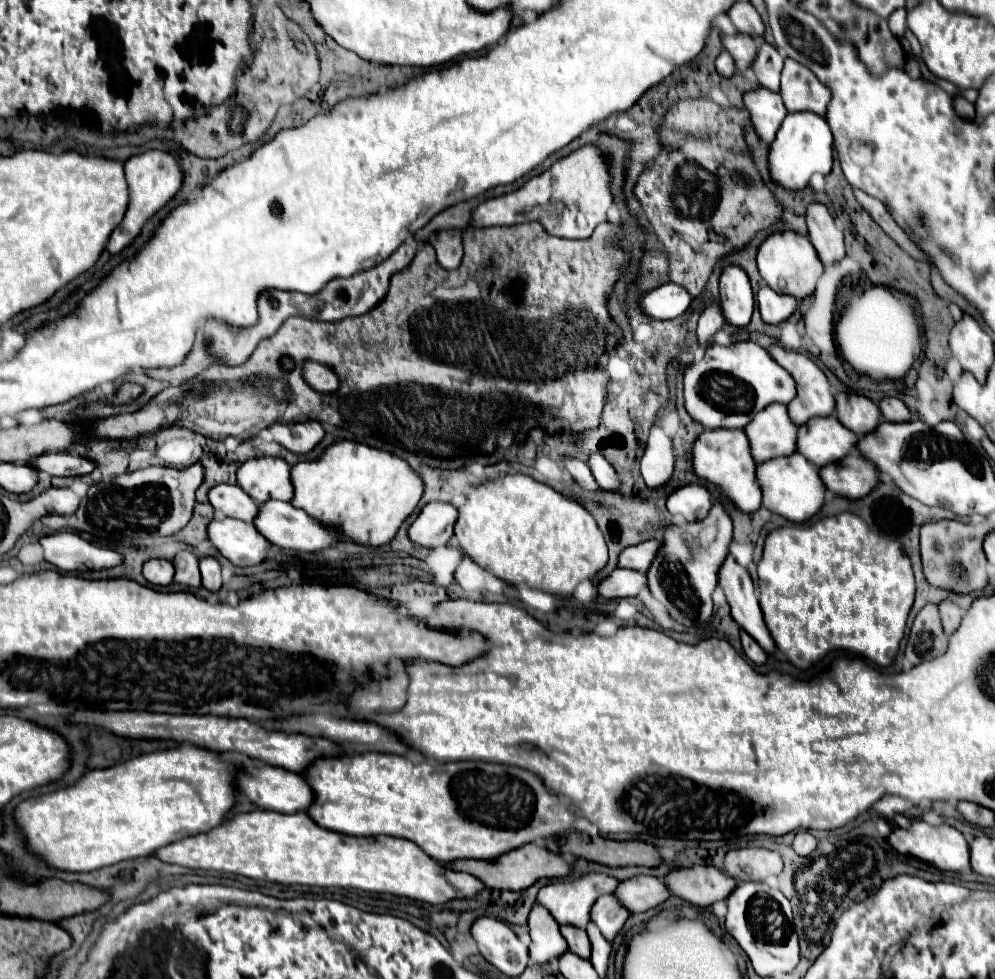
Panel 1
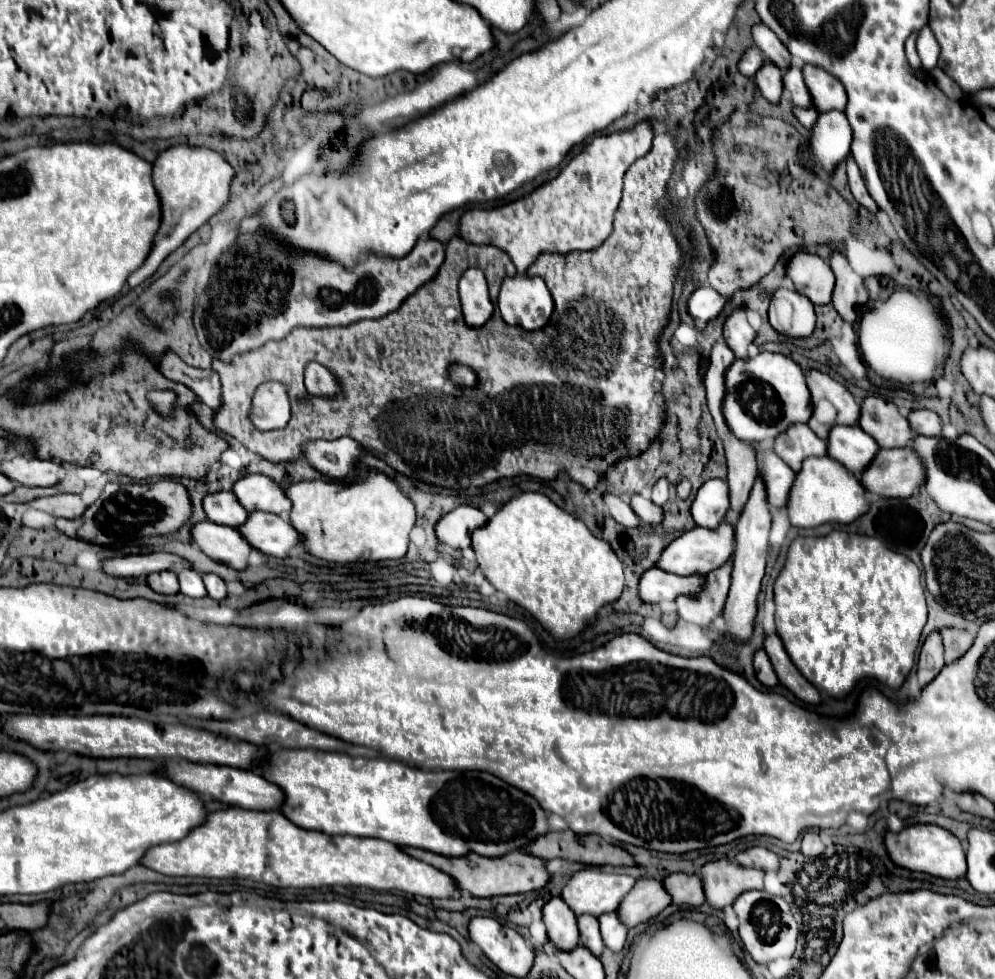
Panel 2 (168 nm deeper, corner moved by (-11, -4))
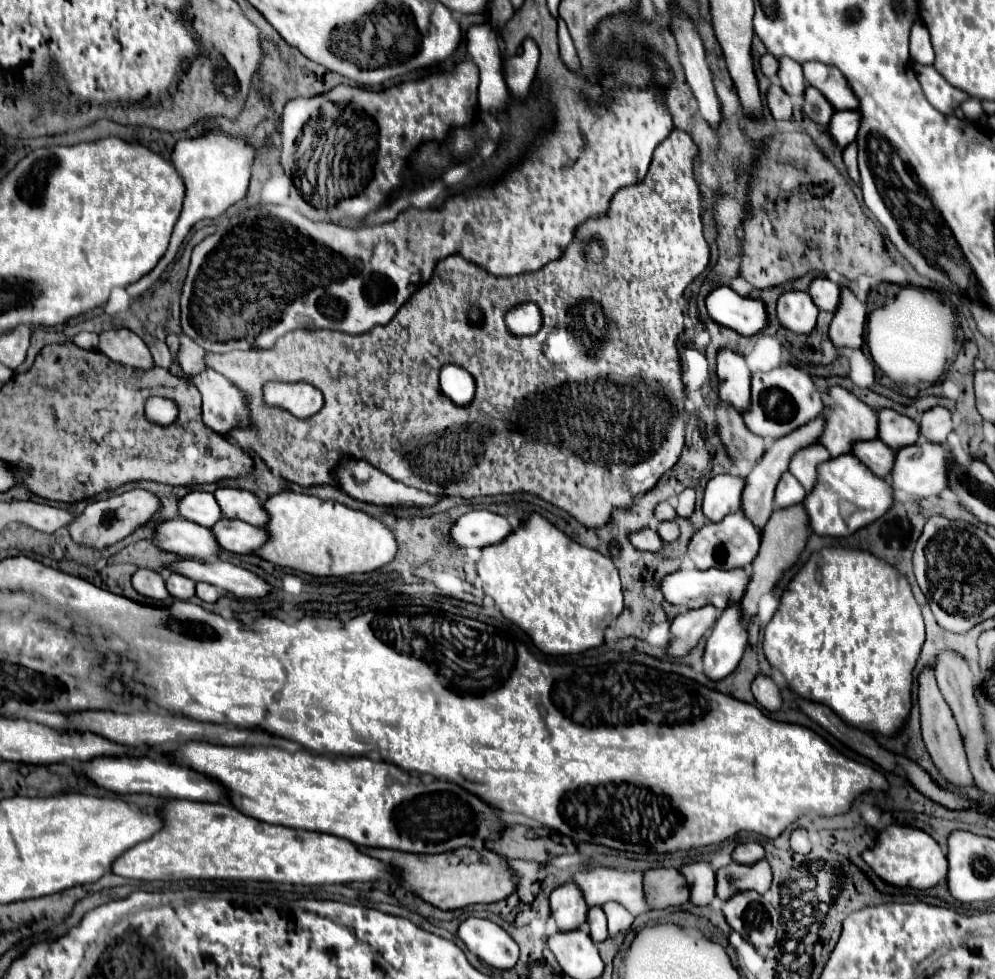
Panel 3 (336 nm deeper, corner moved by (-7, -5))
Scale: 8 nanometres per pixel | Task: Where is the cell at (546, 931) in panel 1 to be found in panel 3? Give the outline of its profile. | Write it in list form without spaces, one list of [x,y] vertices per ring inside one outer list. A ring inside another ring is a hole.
[[[574,883],[562,885],[552,891],[550,895],[550,913],[556,921],[558,931],[568,933],[576,931],[586,923],[586,911],[588,907],[584,905],[580,889],[576,889]]]

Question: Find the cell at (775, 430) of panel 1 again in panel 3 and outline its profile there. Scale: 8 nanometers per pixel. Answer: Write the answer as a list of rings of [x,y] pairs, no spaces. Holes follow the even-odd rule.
[[[820,443],[802,447],[796,451],[796,455],[790,461],[790,473],[800,481],[800,485],[806,491],[810,491],[812,485],[816,483],[816,467],[828,459],[830,459],[830,453]]]

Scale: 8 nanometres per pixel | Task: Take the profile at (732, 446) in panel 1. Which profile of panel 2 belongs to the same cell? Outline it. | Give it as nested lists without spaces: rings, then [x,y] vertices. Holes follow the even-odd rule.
[[[756,444],[756,452],[758,452],[760,470],[764,472],[764,480],[766,480],[768,502],[770,506],[784,508],[788,502],[796,472],[792,472],[792,468],[788,468],[788,464],[784,464],[770,448],[762,448]]]

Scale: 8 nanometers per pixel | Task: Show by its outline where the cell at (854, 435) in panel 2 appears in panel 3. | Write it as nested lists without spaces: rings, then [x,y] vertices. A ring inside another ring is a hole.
[[[880,439],[872,441],[856,441],[852,443],[852,455],[864,463],[876,477],[888,477],[892,469],[892,457],[894,449],[884,445]]]

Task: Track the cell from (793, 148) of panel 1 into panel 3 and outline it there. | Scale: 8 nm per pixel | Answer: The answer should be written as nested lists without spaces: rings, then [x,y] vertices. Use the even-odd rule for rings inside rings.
[[[836,111],[828,123],[828,135],[838,149],[848,147],[858,131],[858,111]]]

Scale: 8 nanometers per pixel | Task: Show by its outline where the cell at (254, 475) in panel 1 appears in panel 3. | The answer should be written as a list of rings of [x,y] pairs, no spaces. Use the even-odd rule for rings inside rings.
[[[224,487],[216,489],[214,497],[220,501],[220,509],[224,509],[224,517],[228,519],[242,519],[252,525],[266,525],[270,521],[264,503],[252,491]]]

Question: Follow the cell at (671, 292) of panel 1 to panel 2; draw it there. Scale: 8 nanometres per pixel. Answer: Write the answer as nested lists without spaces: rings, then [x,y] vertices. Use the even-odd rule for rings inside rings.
[[[702,286],[696,292],[692,292],[688,300],[688,310],[692,318],[696,320],[696,324],[702,328],[708,320],[714,320],[716,316],[720,316],[726,304],[728,304],[726,296],[720,296],[710,286]]]

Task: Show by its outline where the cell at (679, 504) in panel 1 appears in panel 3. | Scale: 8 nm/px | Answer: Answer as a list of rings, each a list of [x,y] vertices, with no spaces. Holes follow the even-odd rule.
[[[716,475],[708,481],[704,491],[702,511],[712,523],[722,521],[726,515],[740,509],[740,495],[744,489],[744,479],[736,475]]]

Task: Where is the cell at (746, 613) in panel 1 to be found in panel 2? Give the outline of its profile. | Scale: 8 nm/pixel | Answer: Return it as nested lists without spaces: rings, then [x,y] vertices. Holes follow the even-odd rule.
[[[778,636],[768,638],[764,642],[764,650],[766,650],[782,686],[786,686],[796,698],[800,698],[806,704],[818,706],[822,702],[820,692],[812,684],[808,684],[808,680],[804,680],[804,676],[800,676],[800,672],[794,668],[794,664],[790,662],[790,658],[782,646],[782,640]]]

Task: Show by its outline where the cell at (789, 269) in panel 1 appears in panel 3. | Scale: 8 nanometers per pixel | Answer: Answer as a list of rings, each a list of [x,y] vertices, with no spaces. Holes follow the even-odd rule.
[[[816,277],[808,287],[808,295],[812,297],[818,309],[832,313],[840,299],[840,285],[836,285],[834,281],[828,281],[826,277]]]

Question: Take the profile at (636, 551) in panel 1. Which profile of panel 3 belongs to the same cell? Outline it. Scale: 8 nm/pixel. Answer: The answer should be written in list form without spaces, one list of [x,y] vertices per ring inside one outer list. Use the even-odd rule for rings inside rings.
[[[736,511],[728,517],[724,517],[720,523],[708,523],[704,525],[700,531],[696,531],[688,543],[688,549],[686,549],[686,557],[698,567],[698,569],[710,569],[710,567],[718,567],[718,569],[736,569],[736,567],[746,567],[754,561],[758,549],[760,549],[760,539],[762,535],[756,531],[756,527],[744,517],[742,511]]]

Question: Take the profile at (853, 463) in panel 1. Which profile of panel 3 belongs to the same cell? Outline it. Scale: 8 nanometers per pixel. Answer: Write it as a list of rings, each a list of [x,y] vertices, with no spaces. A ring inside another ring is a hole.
[[[920,439],[918,443],[900,447],[896,451],[894,467],[890,471],[888,481],[894,491],[904,491],[908,495],[916,495],[916,497],[938,495],[940,491],[946,489],[946,469],[948,469],[950,459],[952,459],[952,455],[948,451],[944,451],[940,445],[934,445],[930,441]]]

